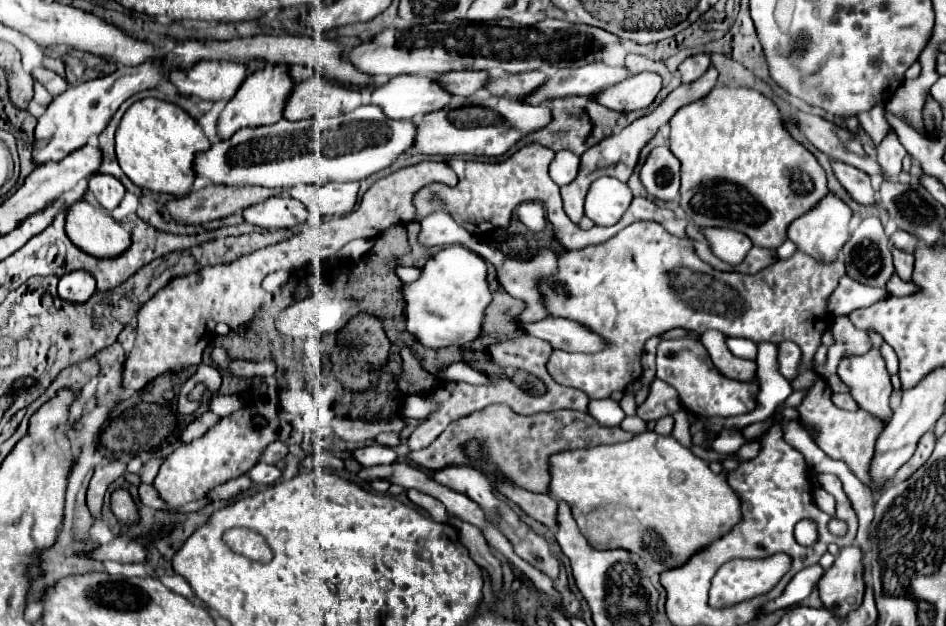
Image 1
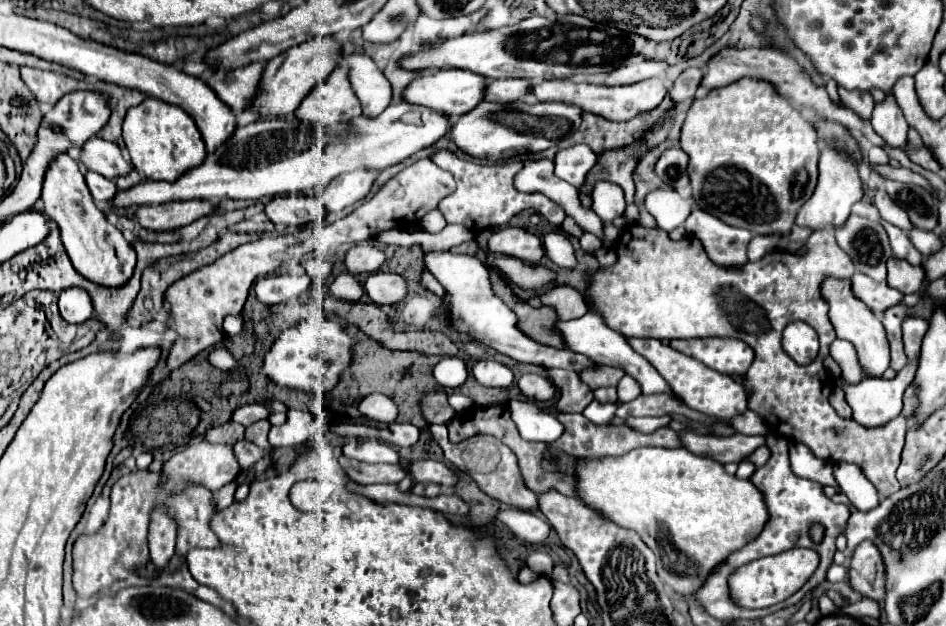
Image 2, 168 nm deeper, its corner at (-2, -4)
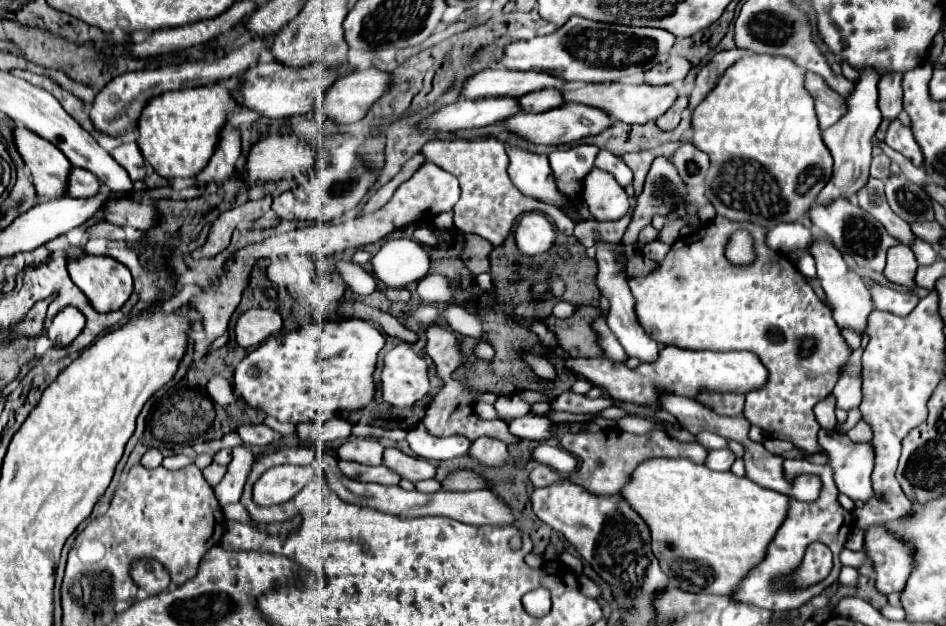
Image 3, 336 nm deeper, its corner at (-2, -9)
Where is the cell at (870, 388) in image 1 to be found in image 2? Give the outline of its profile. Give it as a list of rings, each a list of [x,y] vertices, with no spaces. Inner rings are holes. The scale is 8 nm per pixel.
[[[827,278],[823,282],[823,296],[829,302],[829,320],[837,332],[837,338],[849,340],[855,346],[857,362],[861,366],[861,374],[869,378],[881,378],[883,372],[889,368],[889,344],[885,338],[885,328],[881,320],[861,302],[853,296],[849,280],[835,280]]]

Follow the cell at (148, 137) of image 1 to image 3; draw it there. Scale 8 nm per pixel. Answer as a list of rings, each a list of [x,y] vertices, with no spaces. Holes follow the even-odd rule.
[[[239,79],[169,91],[149,101],[137,123],[137,143],[145,161],[161,177],[195,177],[209,163],[219,143],[219,133],[225,127],[225,121],[231,117],[231,113],[241,109],[241,105],[233,97],[237,81]]]

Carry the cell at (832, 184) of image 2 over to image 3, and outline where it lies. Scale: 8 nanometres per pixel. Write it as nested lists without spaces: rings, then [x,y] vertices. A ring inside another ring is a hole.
[[[861,67],[857,69],[859,79],[853,85],[853,91],[847,95],[845,105],[847,105],[847,113],[823,133],[825,145],[829,147],[831,155],[833,155],[833,177],[831,181],[825,185],[825,189],[819,193],[817,203],[829,203],[831,199],[837,197],[851,197],[853,193],[857,193],[867,177],[869,177],[869,163],[871,163],[871,137],[875,135],[883,115],[877,107],[877,81],[879,75],[873,71],[873,67]]]

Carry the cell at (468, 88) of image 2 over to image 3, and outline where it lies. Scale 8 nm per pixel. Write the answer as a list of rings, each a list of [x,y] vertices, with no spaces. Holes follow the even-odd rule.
[[[497,67],[497,71],[481,71],[475,77],[467,79],[463,85],[463,97],[465,99],[479,99],[489,95],[513,95],[521,97],[531,91],[539,91],[543,87],[563,89],[567,81],[557,79],[549,73],[537,73],[537,71],[507,71],[503,67]]]

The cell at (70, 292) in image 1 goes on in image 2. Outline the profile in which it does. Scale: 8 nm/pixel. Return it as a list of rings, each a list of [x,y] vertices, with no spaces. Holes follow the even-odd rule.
[[[73,286],[73,290],[63,290],[59,294],[59,312],[69,324],[81,324],[93,316],[93,304],[85,290]]]

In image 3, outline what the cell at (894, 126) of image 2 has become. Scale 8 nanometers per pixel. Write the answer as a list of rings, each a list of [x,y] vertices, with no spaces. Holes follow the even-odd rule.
[[[885,73],[879,79],[879,109],[887,119],[895,119],[903,109],[903,89],[901,89],[901,73]]]

